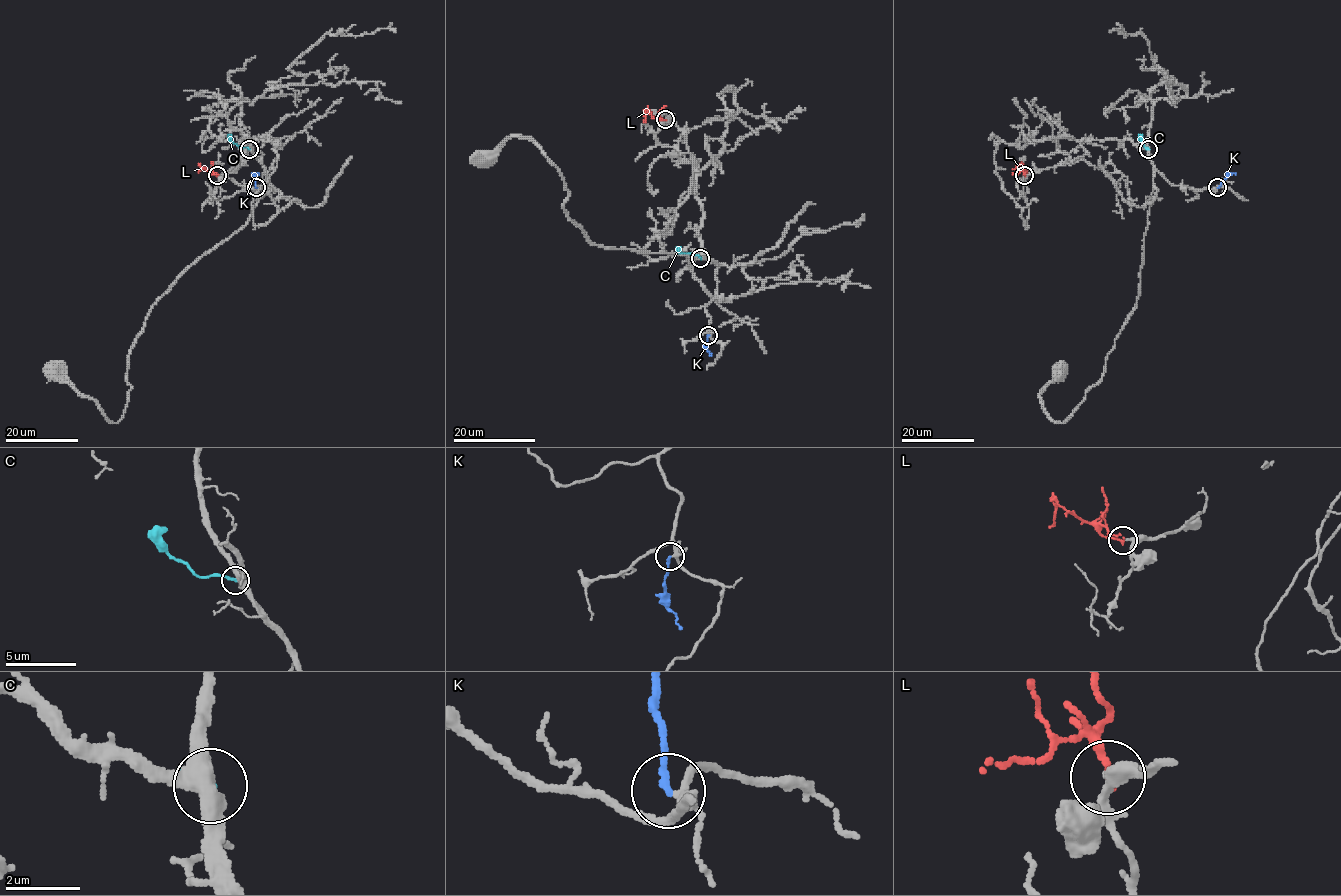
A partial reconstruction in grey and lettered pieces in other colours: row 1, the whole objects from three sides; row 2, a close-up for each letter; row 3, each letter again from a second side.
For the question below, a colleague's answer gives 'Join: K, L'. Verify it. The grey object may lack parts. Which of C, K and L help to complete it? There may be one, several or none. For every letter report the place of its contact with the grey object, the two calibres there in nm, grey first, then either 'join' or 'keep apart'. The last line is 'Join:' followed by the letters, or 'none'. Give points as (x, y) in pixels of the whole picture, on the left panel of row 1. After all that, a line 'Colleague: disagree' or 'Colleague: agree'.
C: contact (249, 149); calibres 420 and 200 nm; keep apart
K: contact (256, 187); calibres 260 and 160 nm; join
L: contact (217, 175); calibres 240 and 160 nm; join
Join: K, L
Colleague: agree

